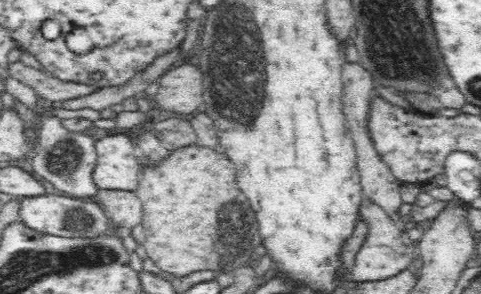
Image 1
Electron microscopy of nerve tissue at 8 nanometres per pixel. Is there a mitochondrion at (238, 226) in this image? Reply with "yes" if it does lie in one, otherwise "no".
yes

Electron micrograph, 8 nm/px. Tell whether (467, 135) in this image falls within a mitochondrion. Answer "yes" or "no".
no

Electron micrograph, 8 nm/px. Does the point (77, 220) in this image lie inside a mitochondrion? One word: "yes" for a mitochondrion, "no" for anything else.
yes

